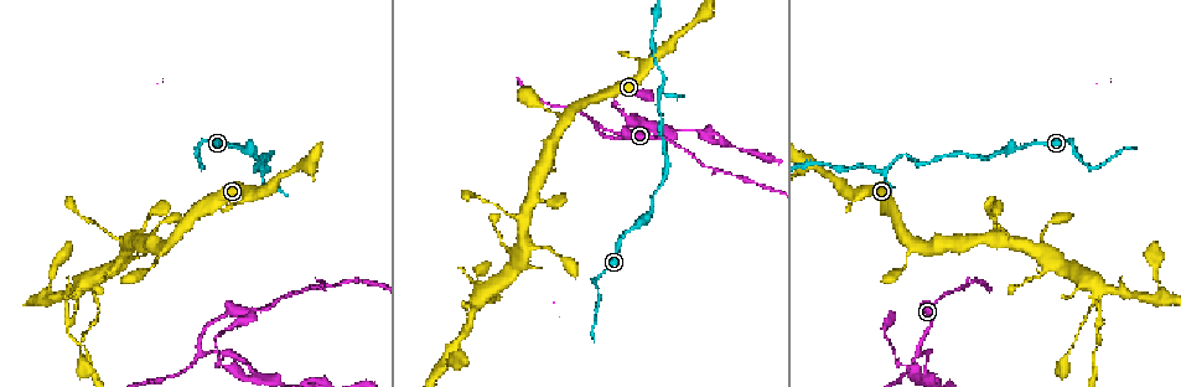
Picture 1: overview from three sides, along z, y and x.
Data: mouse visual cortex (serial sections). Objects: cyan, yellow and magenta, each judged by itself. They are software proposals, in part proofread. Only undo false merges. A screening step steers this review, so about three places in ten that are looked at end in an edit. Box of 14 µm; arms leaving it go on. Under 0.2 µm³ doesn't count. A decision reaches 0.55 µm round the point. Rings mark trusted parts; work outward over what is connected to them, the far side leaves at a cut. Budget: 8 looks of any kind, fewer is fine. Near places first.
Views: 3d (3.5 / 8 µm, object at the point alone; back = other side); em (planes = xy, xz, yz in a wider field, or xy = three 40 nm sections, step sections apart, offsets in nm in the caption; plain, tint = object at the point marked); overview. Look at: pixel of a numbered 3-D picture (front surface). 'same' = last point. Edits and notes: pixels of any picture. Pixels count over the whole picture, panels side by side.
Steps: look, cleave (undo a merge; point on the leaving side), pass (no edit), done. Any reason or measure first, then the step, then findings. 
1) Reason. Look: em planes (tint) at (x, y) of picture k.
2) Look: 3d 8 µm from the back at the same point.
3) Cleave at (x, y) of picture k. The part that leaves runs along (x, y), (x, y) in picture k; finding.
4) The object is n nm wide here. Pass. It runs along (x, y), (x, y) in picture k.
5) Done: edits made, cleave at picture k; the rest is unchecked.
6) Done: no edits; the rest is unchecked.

Sharp bend. Look: 3d 8 µm at (661, 90) of picture 1.

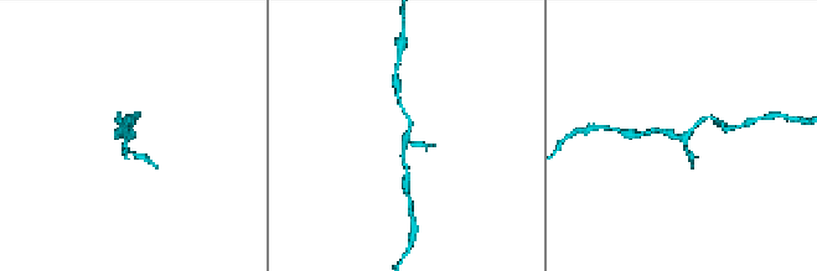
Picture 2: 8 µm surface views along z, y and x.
Look: em planes (tint) at (686, 138) of picture 2.

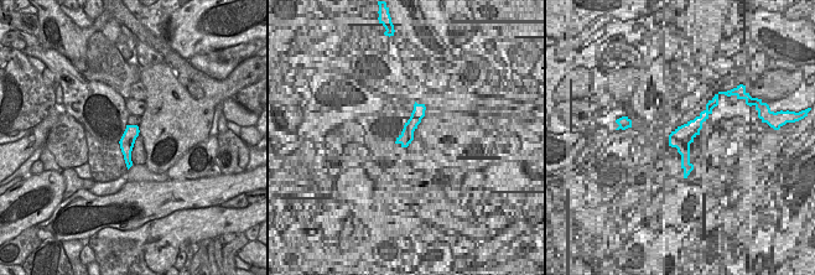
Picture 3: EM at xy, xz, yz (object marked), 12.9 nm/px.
Pass. It runs along (713, 119), (702, 119), (684, 136), (655, 130) in picture 2; all the same cell.

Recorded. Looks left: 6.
Branch point. Look: 3d 8 µm at (920, 351) of picture 1.

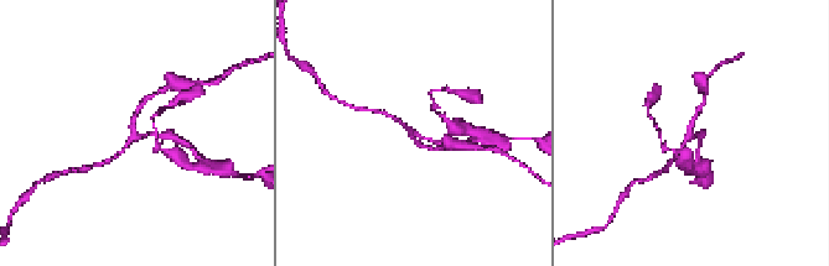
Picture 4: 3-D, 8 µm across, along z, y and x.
3 arms meet here; the arms are 100, 150, 150 nm wide. Look: em xy step 2 (tint) at (136, 132) of picture 4.

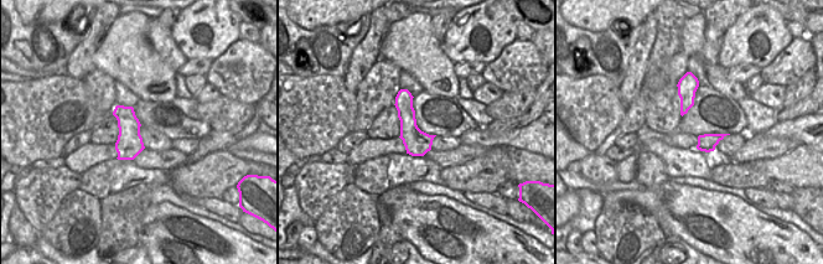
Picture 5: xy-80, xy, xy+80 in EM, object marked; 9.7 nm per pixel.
Pass. It runs along (144, 103), (133, 132), (166, 137) in picture 4; continuous, no second cell.

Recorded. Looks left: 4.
Sharp bend. Look: 3d 3.5 µm at (254, 371) of picture 1.

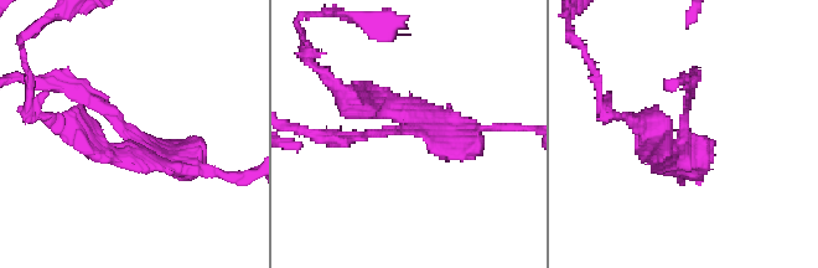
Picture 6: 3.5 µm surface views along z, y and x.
Shape alone is not enough. Look: em xy step 5 (tint) at (684, 137) of picture 6.

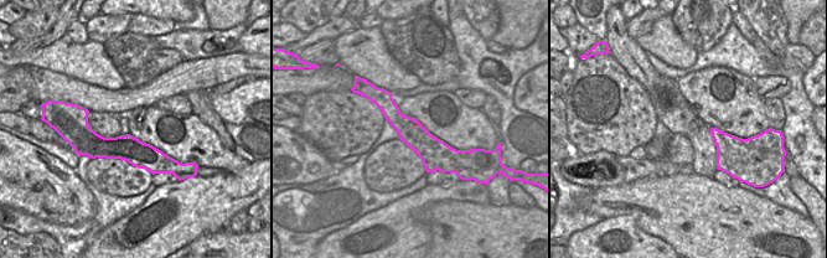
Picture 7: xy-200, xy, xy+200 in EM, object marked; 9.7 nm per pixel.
Cleave at (642, 151) of picture 6. The part that leaves runs along (668, 150), (648, 120), (611, 113) in picture 6; a second cell is stuck on.

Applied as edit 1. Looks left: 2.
Done: edits made, cleave at picture 6; the rest is unchecked.

